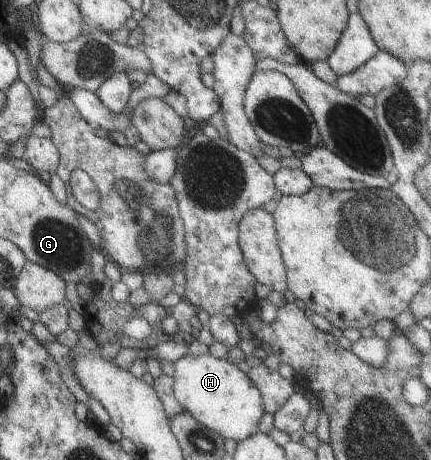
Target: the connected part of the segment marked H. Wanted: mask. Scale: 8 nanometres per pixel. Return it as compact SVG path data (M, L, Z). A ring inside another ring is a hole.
M208 353L184 354L173 363L172 395L200 425L215 431L222 439L235 442L257 431L258 420L263 414L262 400L248 376L236 365Z

